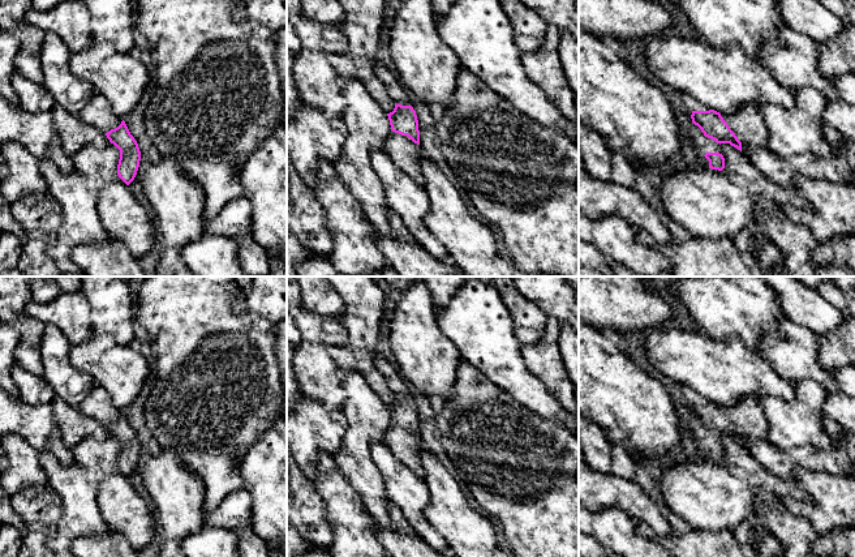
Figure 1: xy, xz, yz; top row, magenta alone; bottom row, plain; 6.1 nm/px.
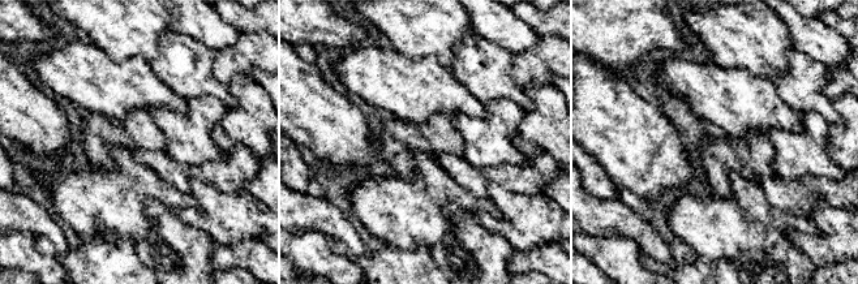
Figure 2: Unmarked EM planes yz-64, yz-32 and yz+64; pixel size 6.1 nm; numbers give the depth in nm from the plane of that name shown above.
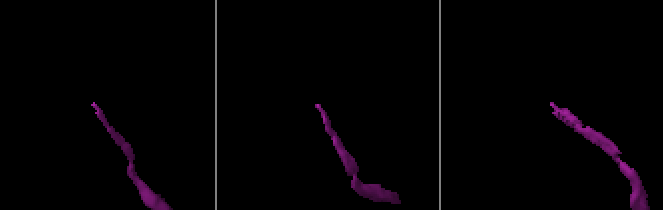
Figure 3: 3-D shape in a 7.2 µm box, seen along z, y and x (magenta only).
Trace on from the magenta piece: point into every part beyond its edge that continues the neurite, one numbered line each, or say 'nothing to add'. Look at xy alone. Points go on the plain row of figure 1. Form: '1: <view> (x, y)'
1: xy (98, 405)

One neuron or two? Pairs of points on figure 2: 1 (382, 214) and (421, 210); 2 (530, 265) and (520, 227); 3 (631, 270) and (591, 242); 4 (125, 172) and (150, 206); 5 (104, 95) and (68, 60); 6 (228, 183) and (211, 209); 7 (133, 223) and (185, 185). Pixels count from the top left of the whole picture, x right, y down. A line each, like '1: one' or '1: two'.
1: one
2: two
3: one
4: two
5: one
6: two
7: two

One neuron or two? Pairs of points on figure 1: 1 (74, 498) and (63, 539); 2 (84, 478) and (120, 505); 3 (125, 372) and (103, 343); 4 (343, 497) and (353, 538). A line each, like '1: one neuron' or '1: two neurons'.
1: one neuron
2: two neurons
3: one neuron
4: one neuron

